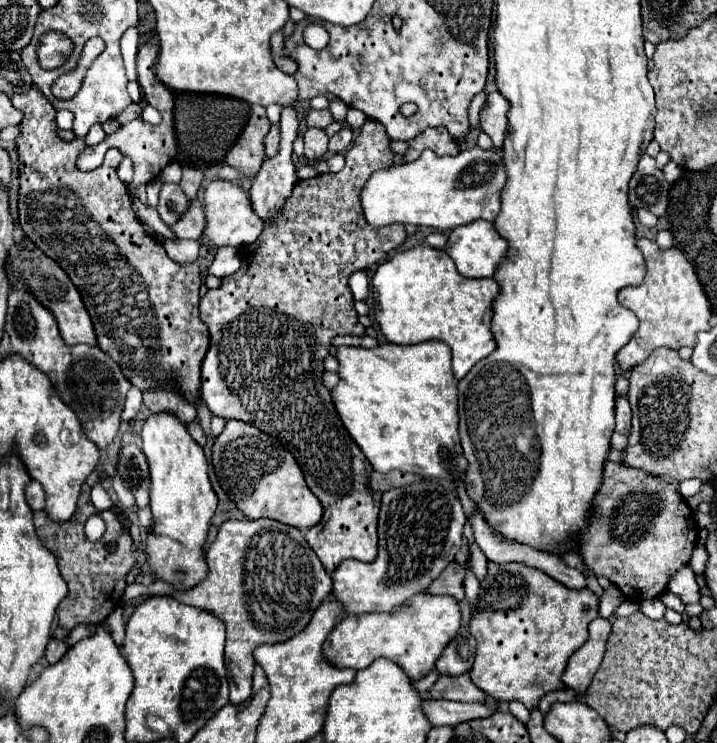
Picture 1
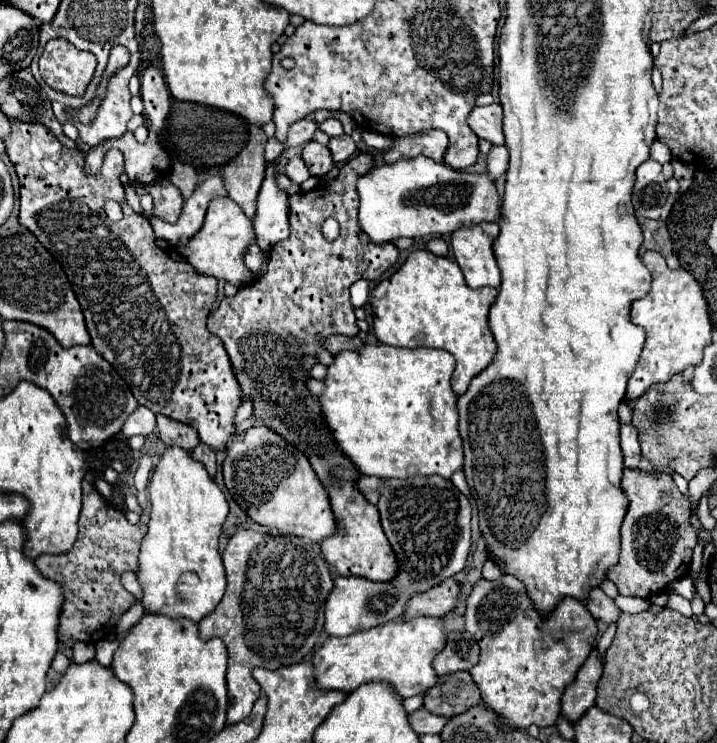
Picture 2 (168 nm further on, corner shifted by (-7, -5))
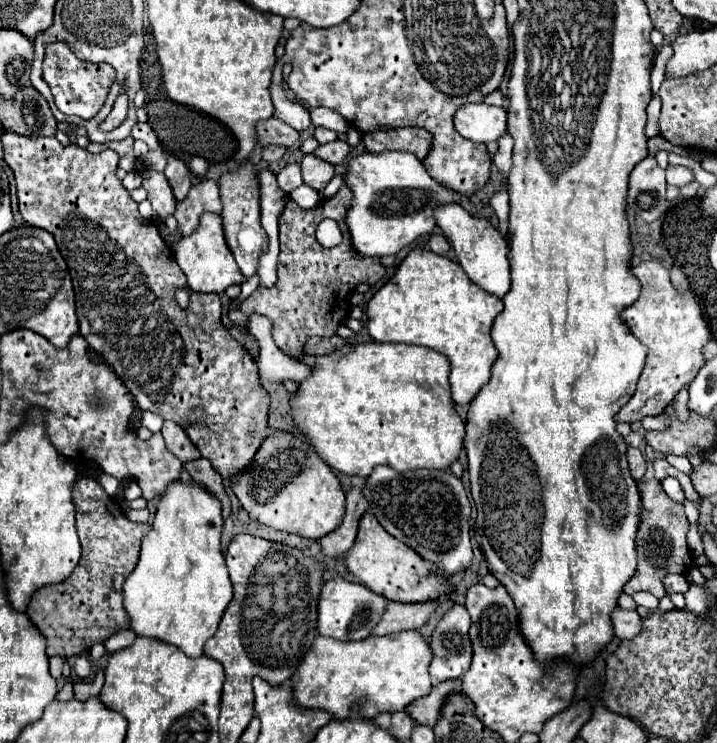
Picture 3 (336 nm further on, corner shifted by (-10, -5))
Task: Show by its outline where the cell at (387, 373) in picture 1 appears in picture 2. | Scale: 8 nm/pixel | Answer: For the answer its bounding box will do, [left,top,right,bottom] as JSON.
[320,345,462,479]

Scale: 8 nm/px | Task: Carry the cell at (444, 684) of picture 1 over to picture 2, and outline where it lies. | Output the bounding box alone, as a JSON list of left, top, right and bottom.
[424,671,482,717]

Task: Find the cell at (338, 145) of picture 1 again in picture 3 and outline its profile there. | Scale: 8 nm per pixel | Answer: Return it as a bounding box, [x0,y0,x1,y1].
[313,139,351,165]

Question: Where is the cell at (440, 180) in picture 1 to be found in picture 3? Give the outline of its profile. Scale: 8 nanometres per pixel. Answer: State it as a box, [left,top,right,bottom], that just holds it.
[345,151,457,257]

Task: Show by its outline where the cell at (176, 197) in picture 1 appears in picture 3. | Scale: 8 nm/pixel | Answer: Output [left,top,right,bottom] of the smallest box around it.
[143,169,177,219]

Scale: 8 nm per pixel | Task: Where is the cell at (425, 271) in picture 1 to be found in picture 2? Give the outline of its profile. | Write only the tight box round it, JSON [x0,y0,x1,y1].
[372,251,498,395]

